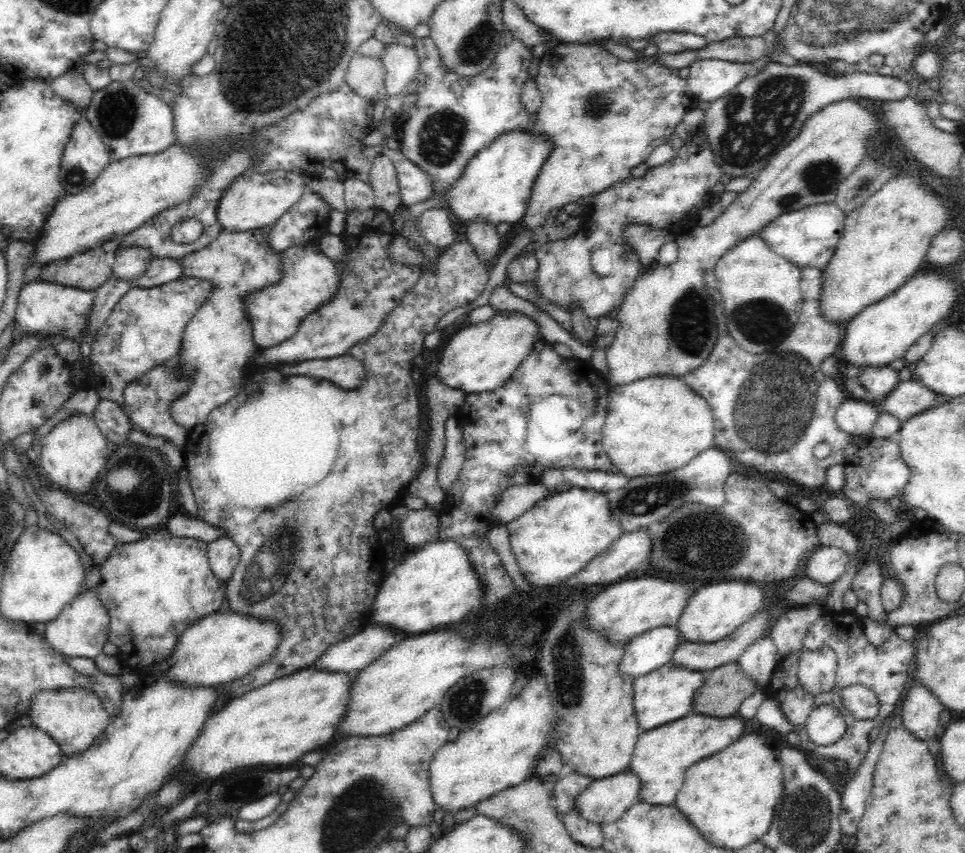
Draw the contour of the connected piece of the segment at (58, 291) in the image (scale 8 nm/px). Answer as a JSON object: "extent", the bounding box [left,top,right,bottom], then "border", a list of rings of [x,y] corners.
{"extent":[15,278,94,344],"border":[[[42,278],[23,284],[18,291],[15,322],[18,322],[24,335],[28,333],[46,338],[49,343],[58,344],[60,340],[74,340],[81,344],[86,332],[86,317],[92,308],[94,290],[64,286]]]}

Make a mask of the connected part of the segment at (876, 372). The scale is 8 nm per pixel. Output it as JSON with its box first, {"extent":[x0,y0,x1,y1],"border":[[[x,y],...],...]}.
{"extent":[858,365,899,404],"border":[[[889,365],[881,367],[867,366],[863,368],[858,377],[859,383],[872,396],[874,404],[885,399],[885,396],[898,384],[899,371],[893,370]]]}

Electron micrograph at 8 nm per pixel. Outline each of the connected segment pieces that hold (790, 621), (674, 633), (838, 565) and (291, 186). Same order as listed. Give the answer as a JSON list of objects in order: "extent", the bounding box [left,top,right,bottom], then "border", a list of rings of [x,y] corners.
[{"extent":[766,604,827,658],"border":[[[816,604],[790,607],[789,612],[770,623],[766,636],[774,641],[779,658],[800,650],[806,628],[816,623],[826,612],[827,609]]]},{"extent":[618,626,683,678],"border":[[[676,626],[651,628],[626,644],[618,667],[627,676],[640,678],[668,664],[676,646],[681,642],[683,640]]]},{"extent":[803,545,851,586],"border":[[[821,545],[816,551],[813,551],[806,560],[803,568],[806,578],[825,586],[831,586],[846,573],[847,567],[851,562],[849,556],[844,550],[832,546]]]},{"extent":[217,169,305,232],"border":[[[248,169],[225,190],[219,201],[217,217],[222,228],[236,232],[261,229],[274,224],[282,215],[297,204],[305,191],[303,174],[296,171],[272,170],[260,174]]]}]

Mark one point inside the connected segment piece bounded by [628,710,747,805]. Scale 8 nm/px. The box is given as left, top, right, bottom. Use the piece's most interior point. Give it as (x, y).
(662, 755)

